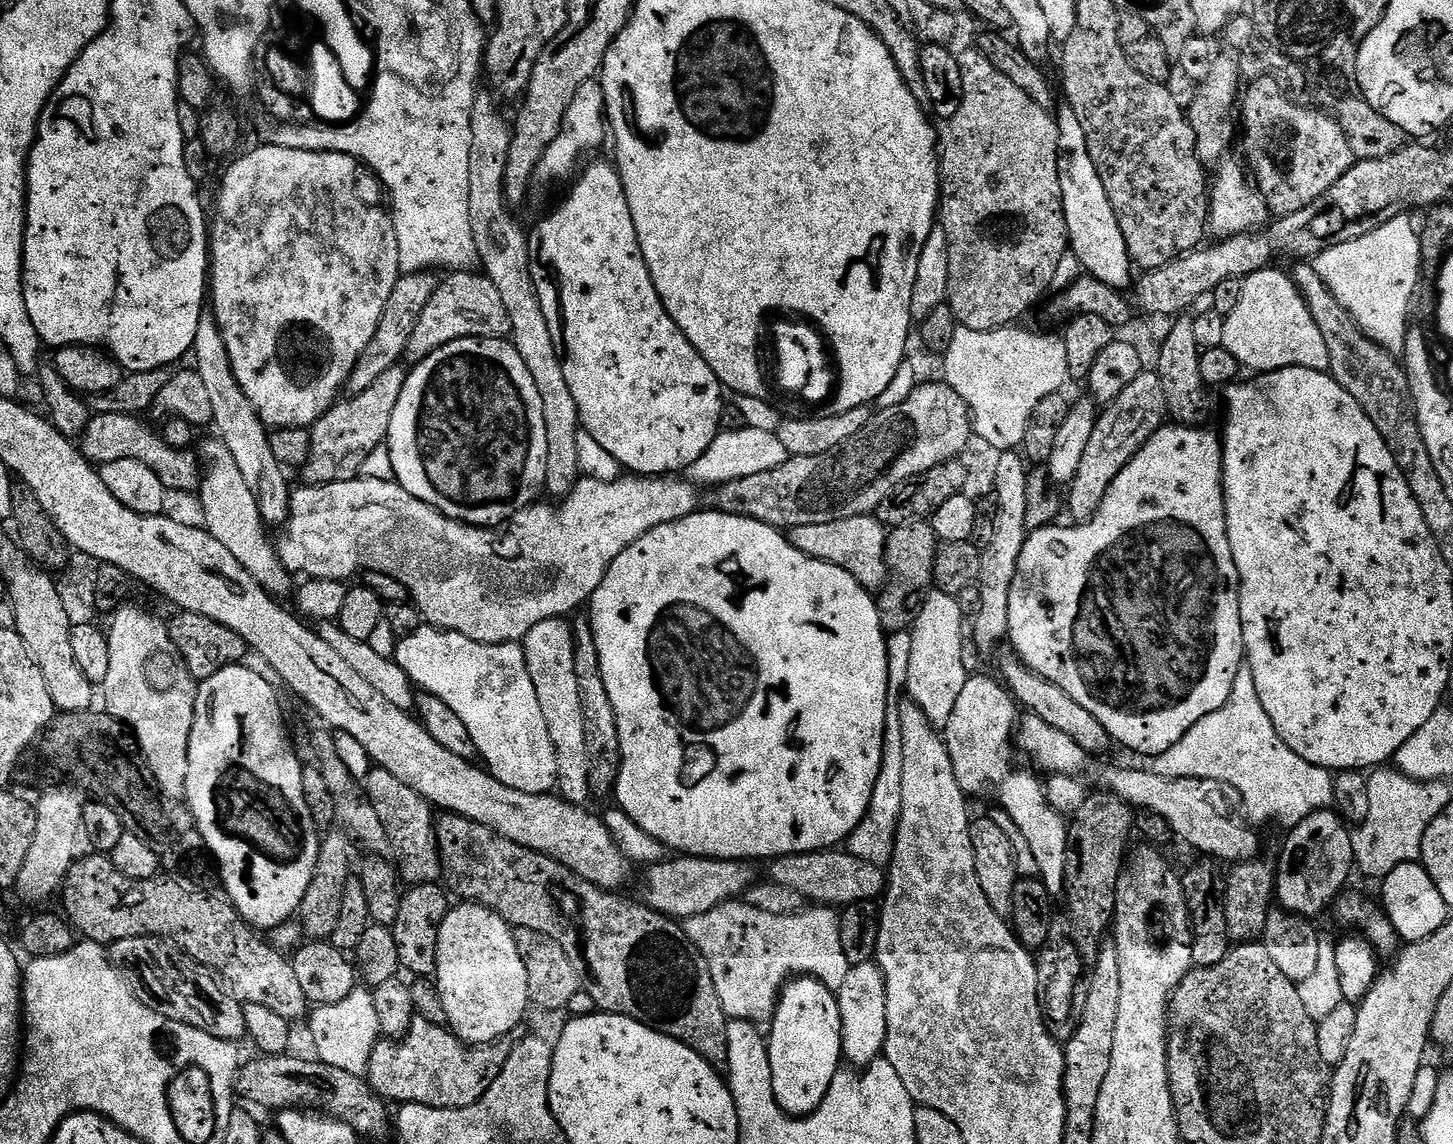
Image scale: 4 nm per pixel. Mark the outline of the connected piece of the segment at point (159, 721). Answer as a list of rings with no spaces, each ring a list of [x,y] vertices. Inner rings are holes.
[[[121,606],[111,617],[112,628],[107,629],[110,646],[110,671],[102,685],[104,704],[109,716],[119,720],[134,733],[144,751],[144,760],[152,771],[152,776],[160,791],[168,798],[184,796],[186,786],[186,770],[188,769],[188,747],[190,746],[190,730],[194,726],[194,710],[196,709],[197,680],[184,665],[180,651],[168,633],[168,624],[158,617],[151,616],[144,608],[128,608]]]

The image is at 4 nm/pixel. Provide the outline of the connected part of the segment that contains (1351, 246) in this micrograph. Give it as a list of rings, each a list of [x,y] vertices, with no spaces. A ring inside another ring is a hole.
[[[1401,214],[1387,220],[1354,242],[1340,243],[1318,254],[1312,262],[1315,272],[1330,286],[1334,298],[1355,318],[1361,330],[1397,358],[1404,355],[1410,306],[1422,277],[1420,234],[1410,217]]]

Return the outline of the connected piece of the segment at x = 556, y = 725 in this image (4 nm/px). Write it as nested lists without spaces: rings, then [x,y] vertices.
[[[567,619],[547,620],[534,626],[522,641],[530,682],[538,694],[538,706],[542,706],[542,718],[546,718],[546,730],[550,730],[550,742],[554,742],[554,754],[558,762],[558,792],[569,804],[587,805],[592,796],[590,790],[590,754],[586,746],[586,725],[582,719],[582,698],[578,694],[578,674],[574,666],[576,633]]]

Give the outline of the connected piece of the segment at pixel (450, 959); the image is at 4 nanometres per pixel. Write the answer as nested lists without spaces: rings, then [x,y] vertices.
[[[457,903],[450,907],[441,924],[441,933],[438,934],[437,964],[434,973],[436,989],[442,994],[442,1006],[446,1006],[447,1027],[463,1044],[492,1044],[498,1038],[510,1034],[510,1030],[521,1027],[525,1022],[524,1011],[530,1008],[528,987],[526,986],[526,965],[522,962],[522,954],[518,954],[518,946],[514,942],[514,929],[512,925],[504,921],[494,910],[490,910],[481,904]]]

